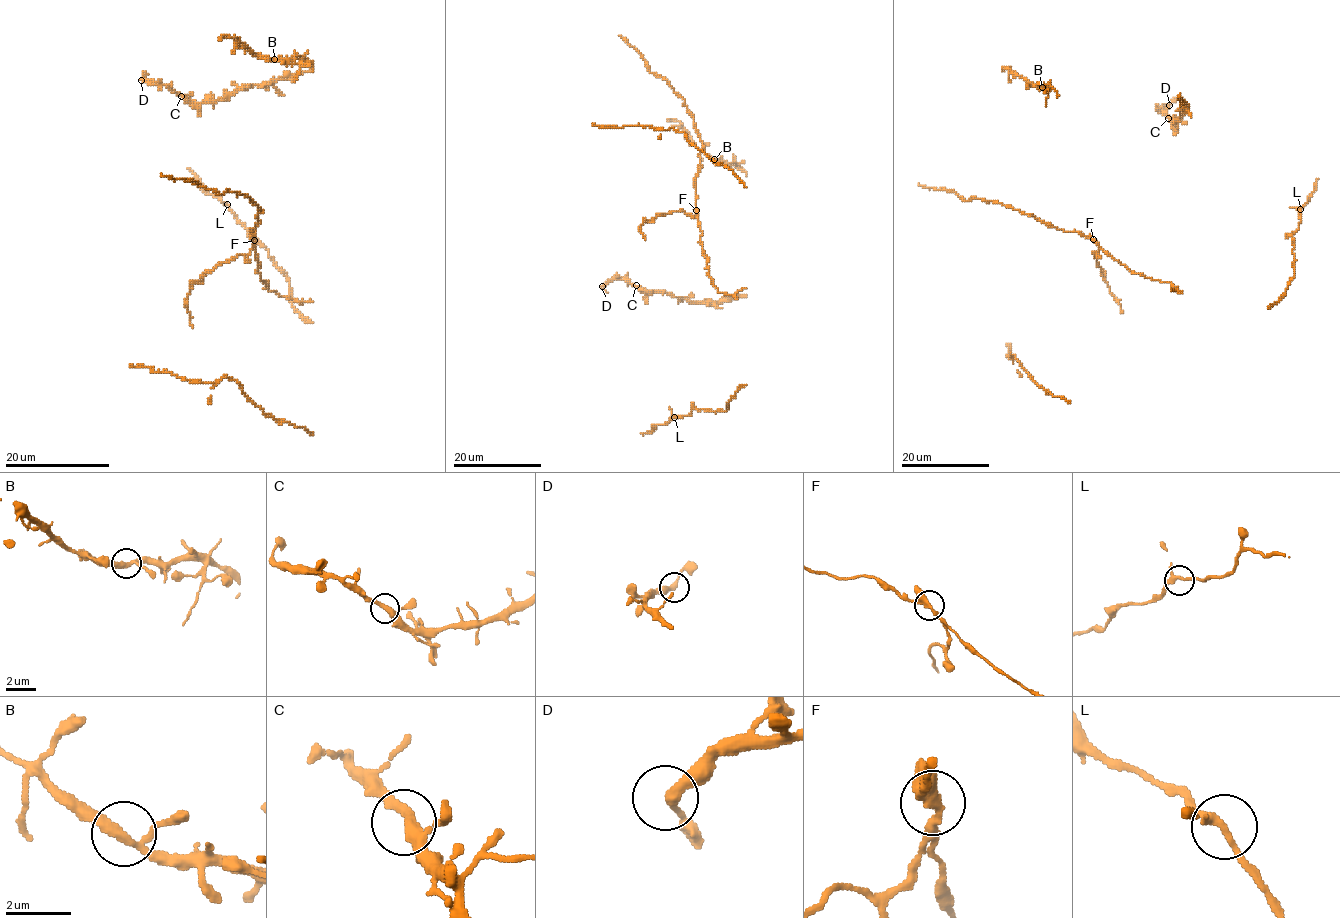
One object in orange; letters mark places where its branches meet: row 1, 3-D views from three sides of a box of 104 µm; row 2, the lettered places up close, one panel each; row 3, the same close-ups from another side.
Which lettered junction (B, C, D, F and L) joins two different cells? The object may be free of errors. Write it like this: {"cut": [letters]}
{"cut": ["F"]}

